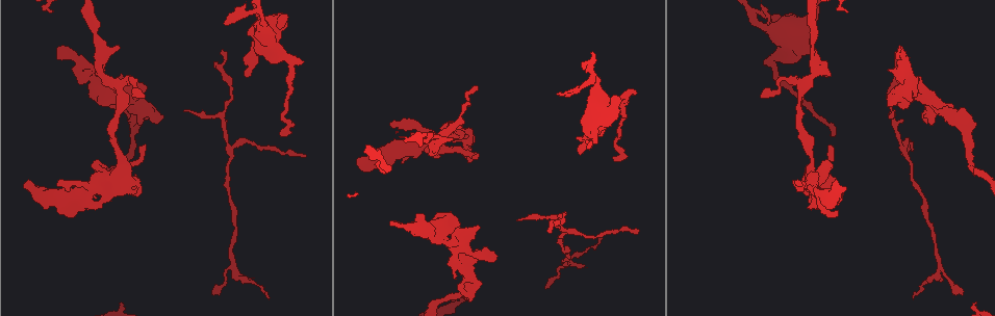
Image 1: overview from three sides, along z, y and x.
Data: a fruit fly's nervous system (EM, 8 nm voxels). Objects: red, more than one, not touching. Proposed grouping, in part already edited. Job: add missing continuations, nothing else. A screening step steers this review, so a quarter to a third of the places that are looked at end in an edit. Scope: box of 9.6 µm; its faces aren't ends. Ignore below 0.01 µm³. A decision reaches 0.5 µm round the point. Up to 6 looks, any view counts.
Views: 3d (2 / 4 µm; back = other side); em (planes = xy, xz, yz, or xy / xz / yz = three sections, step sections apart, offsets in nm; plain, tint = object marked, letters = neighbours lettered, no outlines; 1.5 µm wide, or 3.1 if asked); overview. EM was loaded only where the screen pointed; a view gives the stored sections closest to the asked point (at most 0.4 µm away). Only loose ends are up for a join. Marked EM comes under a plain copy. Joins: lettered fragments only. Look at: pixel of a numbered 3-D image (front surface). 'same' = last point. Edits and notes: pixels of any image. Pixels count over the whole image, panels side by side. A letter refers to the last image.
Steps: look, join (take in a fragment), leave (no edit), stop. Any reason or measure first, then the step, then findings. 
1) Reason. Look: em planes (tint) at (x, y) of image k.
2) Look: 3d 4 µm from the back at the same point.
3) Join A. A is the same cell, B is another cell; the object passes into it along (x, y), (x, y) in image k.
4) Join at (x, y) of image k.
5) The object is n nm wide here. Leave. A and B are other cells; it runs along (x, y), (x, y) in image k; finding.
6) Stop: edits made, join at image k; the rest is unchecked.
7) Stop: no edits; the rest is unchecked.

Thin end. Look: 3d 4 µm at (559, 93) of image 1.

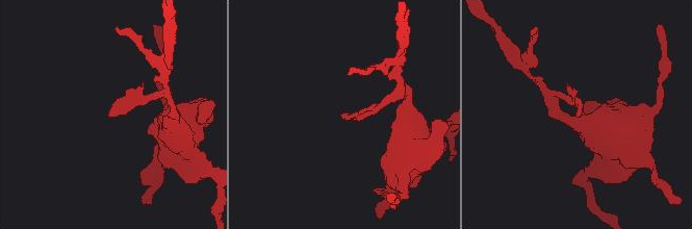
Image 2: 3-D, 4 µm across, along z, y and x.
Look: em yz step 8 (letters) at (343, 112) of image 2.

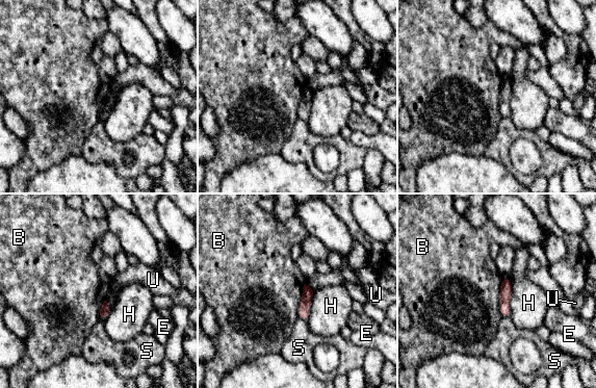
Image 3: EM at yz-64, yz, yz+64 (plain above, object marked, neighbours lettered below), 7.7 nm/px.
Cut it another way. Look: em planes (letters) at the same point.

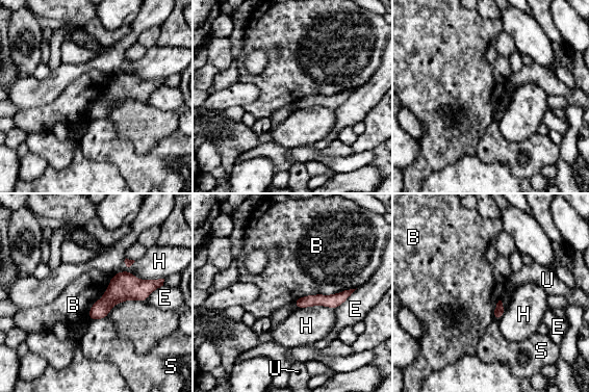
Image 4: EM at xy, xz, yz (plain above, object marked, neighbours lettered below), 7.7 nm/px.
Leave. B, E, H, S and U are other cells; it runs along (348, 292), (335, 301), (298, 306) in image 4; no lettered fragment goes on from it.

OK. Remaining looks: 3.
Look: em planes (letters) at (282, 136) of image 1.

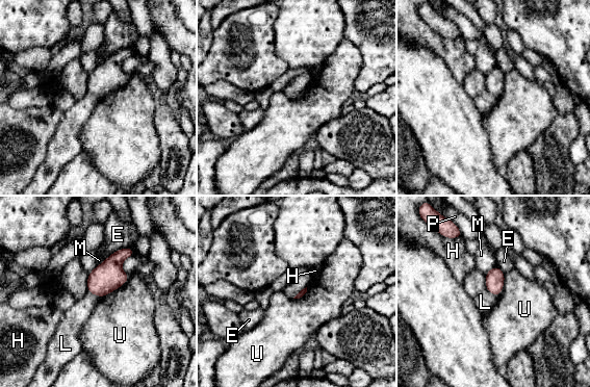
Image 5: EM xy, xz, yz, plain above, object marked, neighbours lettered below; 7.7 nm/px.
Leave. E, H, L, M, P and U are other cells; a border runs along (306, 286), (292, 298) in image 5; none of them fits.

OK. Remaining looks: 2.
Tapers out. Look: em yz step 4 (letters) at (450, 139) of image 1.

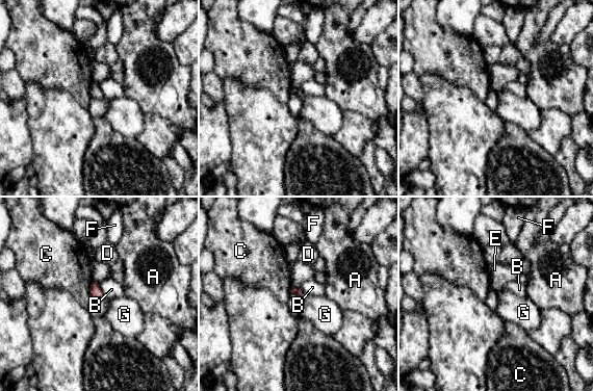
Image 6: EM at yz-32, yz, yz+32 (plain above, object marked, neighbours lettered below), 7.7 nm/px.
Cut it another way. Look: em xy step 8 (letters) at the same point.

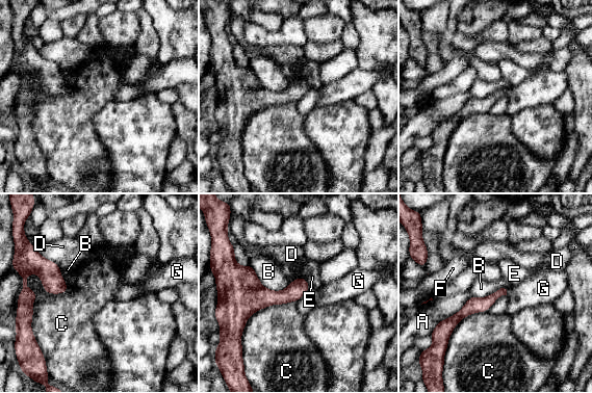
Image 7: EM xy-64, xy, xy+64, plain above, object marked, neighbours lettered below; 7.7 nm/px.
The object is 110 nm wide here. Leave. A, B, C, D, E, F and G are other cells; it runs along (504, 291), (444, 323) in image 7; no lettered fragment goes on from it.

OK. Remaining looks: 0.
Stop: no edits; the rest is unchecked.

